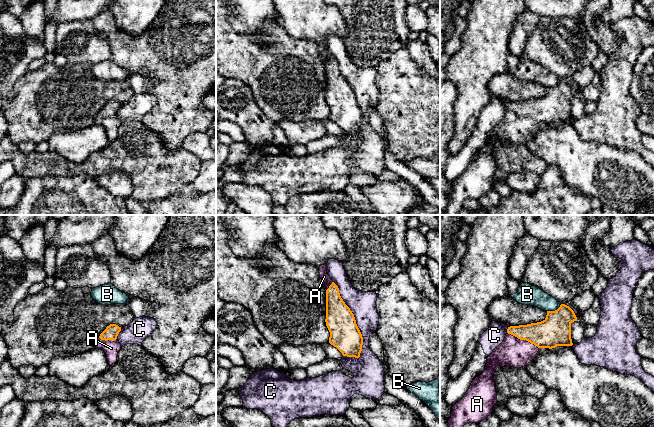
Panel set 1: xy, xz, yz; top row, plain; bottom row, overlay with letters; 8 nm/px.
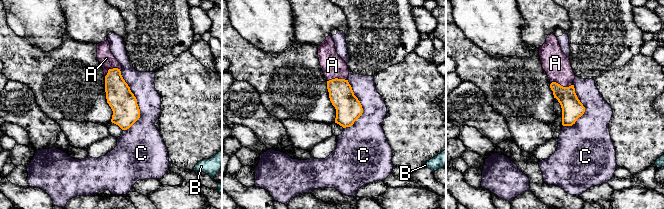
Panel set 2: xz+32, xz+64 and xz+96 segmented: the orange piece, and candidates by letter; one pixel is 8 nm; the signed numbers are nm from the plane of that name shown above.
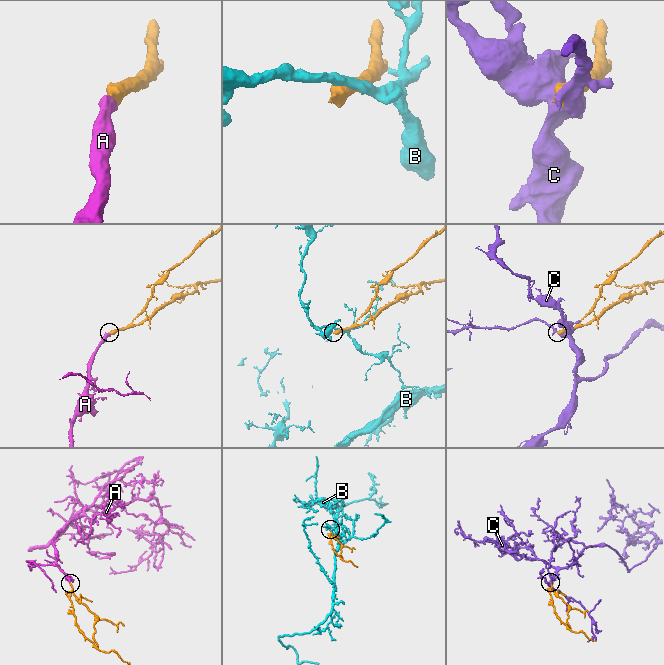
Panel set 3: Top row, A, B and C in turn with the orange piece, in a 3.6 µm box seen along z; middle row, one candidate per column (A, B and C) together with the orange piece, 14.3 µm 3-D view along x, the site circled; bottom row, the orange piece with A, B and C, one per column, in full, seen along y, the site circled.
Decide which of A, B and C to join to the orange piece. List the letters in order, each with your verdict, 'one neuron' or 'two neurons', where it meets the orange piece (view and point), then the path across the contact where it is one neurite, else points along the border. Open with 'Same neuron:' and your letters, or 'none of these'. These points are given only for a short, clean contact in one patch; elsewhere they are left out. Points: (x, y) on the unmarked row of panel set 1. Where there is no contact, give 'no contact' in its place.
Same neuron: A
A: one neuron; meets orange in yz at (523, 115); runs through yz (553, 107), (523, 115), (513, 128)
B: two neurons; meets orange in yz at (553, 87)
C: two neurons; meets orange in xz at (355, 96)

